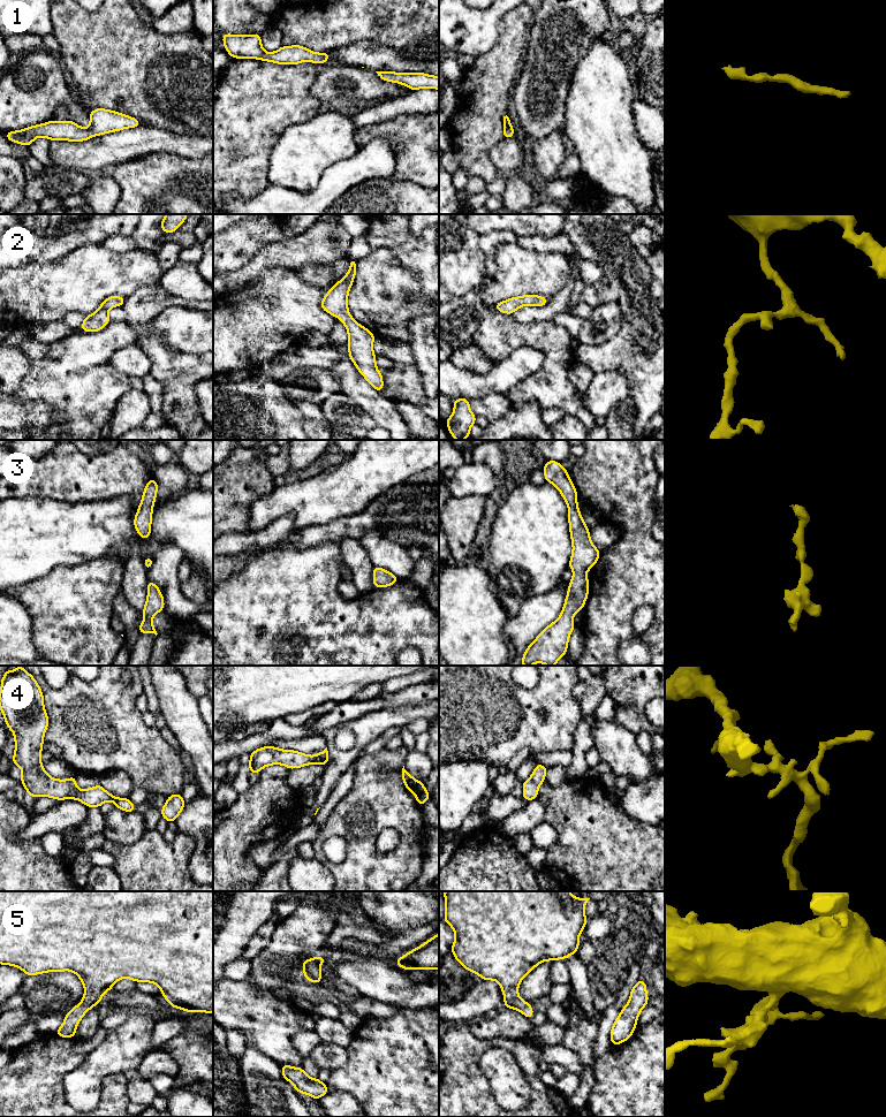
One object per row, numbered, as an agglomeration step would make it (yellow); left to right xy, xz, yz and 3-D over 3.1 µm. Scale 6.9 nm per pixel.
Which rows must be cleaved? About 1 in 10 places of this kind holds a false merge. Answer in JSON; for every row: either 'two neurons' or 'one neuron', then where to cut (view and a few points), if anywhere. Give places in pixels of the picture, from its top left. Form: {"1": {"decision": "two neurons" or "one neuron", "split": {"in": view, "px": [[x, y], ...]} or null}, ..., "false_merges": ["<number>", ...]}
{"1": {"decision": "one neuron", "split": null}, "2": {"decision": "one neuron", "split": null}, "3": {"decision": "one neuron", "split": null}, "4": {"decision": "one neuron", "split": null}, "5": {"decision": "one neuron", "split": null}, "false_merges": []}

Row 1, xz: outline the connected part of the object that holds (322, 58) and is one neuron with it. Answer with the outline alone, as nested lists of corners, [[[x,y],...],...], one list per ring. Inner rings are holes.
[[[260,35],[222,36],[225,50],[232,58],[259,59],[279,64],[298,64],[303,61],[313,63],[326,63],[330,52],[316,53],[303,46],[282,46],[275,52],[268,53],[263,50]]]

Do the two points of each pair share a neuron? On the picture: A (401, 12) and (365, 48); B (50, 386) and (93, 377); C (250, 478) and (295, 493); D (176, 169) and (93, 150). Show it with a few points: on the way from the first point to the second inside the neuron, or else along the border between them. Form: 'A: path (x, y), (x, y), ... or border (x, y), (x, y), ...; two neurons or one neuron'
A: border (345, 45), (371, 40), (396, 51); two neurons
B: path (60, 379), (83, 378); one neuron
C: border (275, 487), (252, 502); two neurons
D: border (158, 152), (131, 158), (115, 166); two neurons

